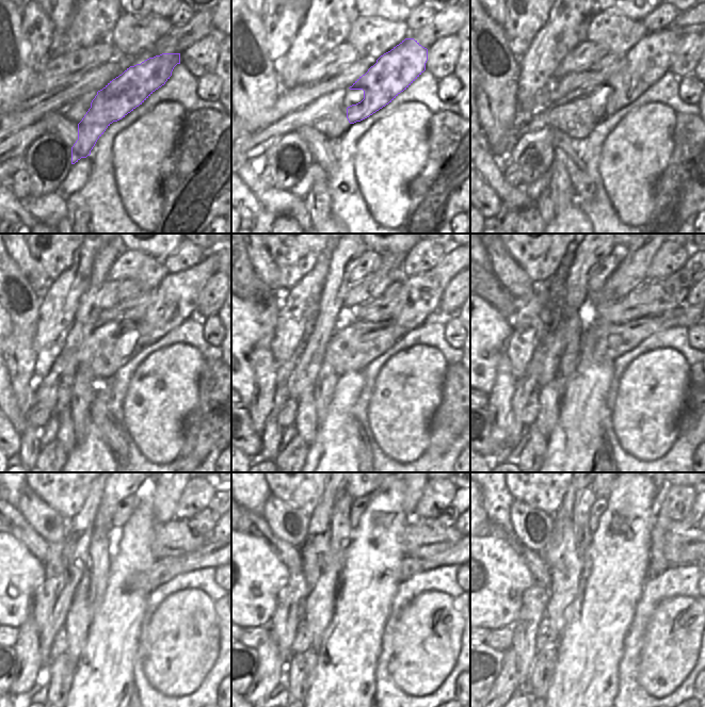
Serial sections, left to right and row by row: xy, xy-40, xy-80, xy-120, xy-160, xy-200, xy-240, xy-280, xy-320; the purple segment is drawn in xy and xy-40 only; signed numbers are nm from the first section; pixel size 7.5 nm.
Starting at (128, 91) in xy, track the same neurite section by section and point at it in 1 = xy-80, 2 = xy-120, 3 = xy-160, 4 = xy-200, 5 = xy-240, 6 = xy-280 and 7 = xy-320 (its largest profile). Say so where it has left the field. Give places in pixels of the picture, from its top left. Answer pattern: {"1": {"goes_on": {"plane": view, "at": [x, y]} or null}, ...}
{"1": {"goes_on": {"plane": "xy-80", "at": [650, 59]}}, "2": {"goes_on": {"plane": "xy-120", "at": [175, 299]}}, "3": {"goes_on": {"plane": "xy-160", "at": [421, 294]}}, "4": {"goes_on": {"plane": "xy-200", "at": [677, 285]}}, "5": {"goes_on": {"plane": "xy-240", "at": [206, 519]}}, "6": {"goes_on": {"plane": "xy-280", "at": [448, 519]}}, "7": {"goes_on": {"plane": "xy-320", "at": [679, 526]}}}

